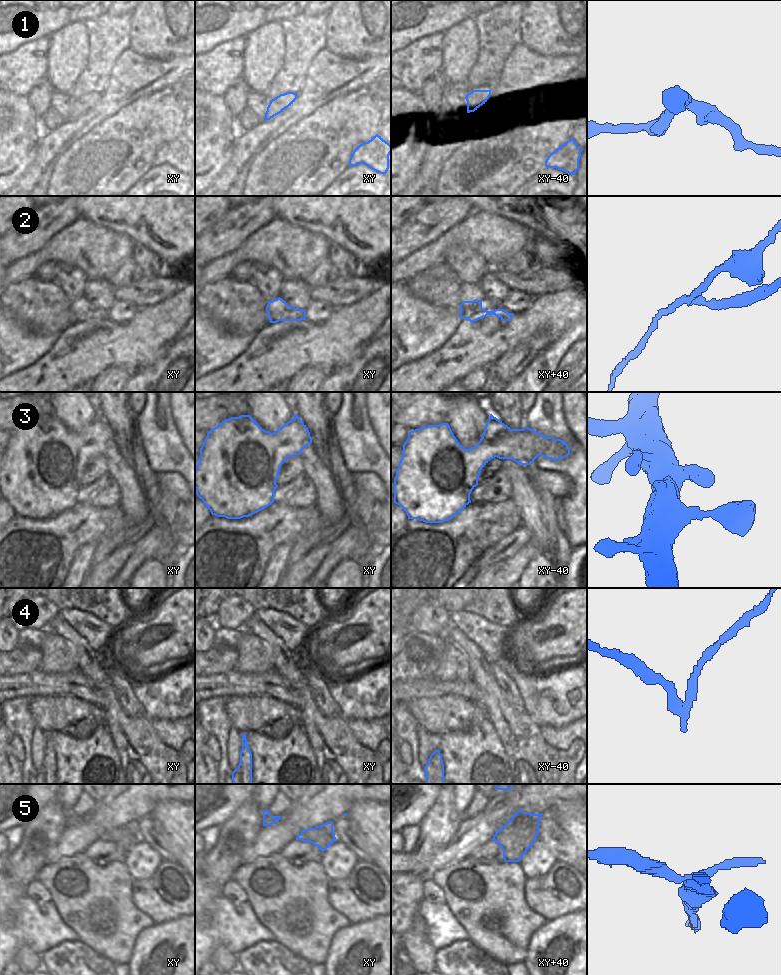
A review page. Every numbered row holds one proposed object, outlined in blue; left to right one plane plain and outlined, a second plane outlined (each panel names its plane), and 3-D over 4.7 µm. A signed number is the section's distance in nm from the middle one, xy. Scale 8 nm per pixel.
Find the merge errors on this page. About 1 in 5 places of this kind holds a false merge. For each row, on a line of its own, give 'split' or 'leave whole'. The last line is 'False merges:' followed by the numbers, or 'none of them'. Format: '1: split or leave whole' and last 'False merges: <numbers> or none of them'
1: leave whole
2: split
3: leave whole
4: split
5: split
False merges: 2, 4, 5

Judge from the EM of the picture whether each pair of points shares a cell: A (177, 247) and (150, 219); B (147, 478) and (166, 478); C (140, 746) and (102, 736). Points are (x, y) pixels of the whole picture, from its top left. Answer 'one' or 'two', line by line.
A: one
B: two
C: two

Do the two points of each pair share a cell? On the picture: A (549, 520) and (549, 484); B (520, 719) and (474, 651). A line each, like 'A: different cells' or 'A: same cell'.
A: different cells
B: same cell

